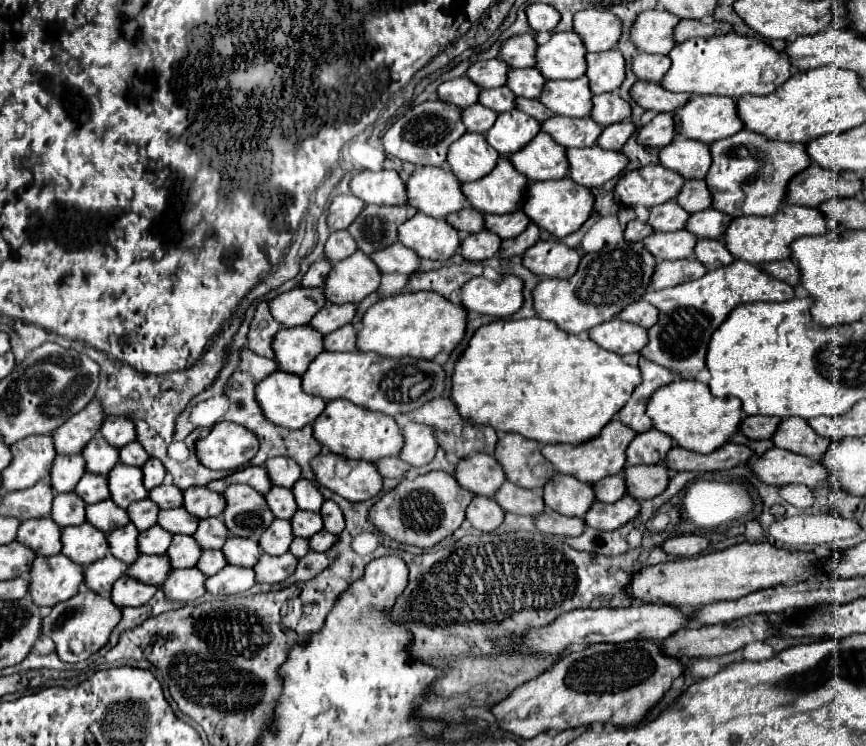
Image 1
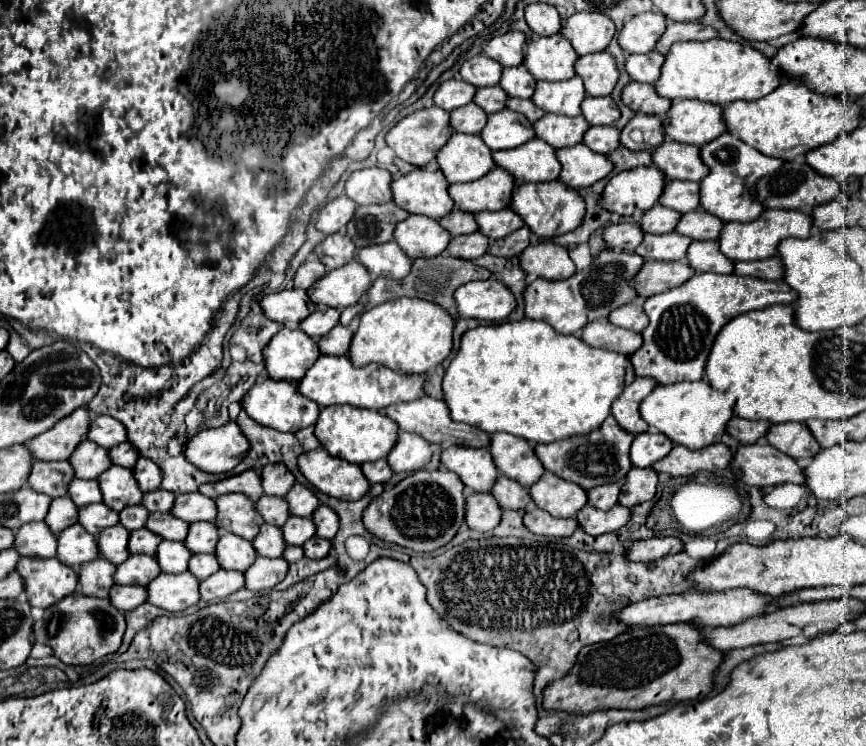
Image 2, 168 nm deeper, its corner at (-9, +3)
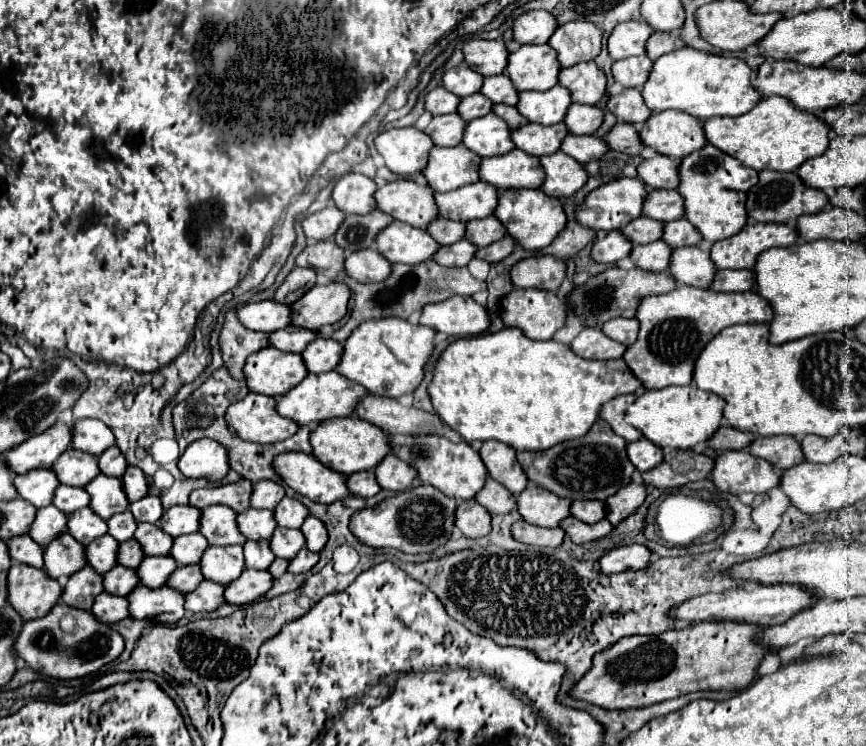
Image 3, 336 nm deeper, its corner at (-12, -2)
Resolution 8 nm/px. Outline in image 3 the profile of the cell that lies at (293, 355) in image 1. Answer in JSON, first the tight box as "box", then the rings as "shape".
{"box":[244,349,308,397],"shape":[[[260,349],[250,355],[244,367],[250,391],[280,397],[294,389],[308,373],[300,353],[278,353],[278,349]]]}

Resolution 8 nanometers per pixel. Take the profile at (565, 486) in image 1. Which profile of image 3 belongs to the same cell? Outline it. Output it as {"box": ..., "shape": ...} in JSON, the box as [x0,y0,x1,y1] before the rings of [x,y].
{"box":[518,485,570,527],"shape":[[[528,485],[518,495],[520,515],[538,527],[558,527],[562,519],[570,517],[570,505],[568,497],[558,497],[536,485]]]}

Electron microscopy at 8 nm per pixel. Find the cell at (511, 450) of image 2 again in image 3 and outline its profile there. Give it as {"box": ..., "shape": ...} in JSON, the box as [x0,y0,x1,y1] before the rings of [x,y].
{"box":[480,441,530,495],"shape":[[[484,441],[480,449],[480,457],[488,469],[488,475],[508,487],[514,495],[522,493],[530,481],[526,481],[526,473],[522,473],[522,465],[518,465],[516,451],[510,449],[502,441]]]}

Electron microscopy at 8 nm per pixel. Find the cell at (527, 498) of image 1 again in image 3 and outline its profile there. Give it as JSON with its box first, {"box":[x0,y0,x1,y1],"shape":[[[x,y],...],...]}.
{"box":[476,479,518,515],"shape":[[[488,479],[484,489],[476,495],[476,501],[480,505],[484,505],[492,515],[496,513],[510,513],[514,511],[518,505],[516,505],[516,497],[498,481],[494,479]]]}

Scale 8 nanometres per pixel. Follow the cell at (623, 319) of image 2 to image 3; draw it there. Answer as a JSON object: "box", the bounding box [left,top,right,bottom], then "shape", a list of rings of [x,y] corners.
{"box":[602,317,638,345],"shape":[[[618,317],[618,319],[610,319],[604,323],[602,331],[614,339],[614,341],[620,341],[624,345],[632,345],[638,337],[638,319],[626,319],[626,317]]]}

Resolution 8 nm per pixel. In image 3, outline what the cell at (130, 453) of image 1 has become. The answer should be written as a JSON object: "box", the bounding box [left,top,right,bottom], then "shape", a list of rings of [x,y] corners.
{"box":[98,445,128,477],"shape":[[[112,445],[108,447],[100,457],[98,457],[98,467],[104,475],[110,475],[110,477],[122,477],[122,473],[128,469],[126,465],[126,457],[122,457],[122,451]]]}

